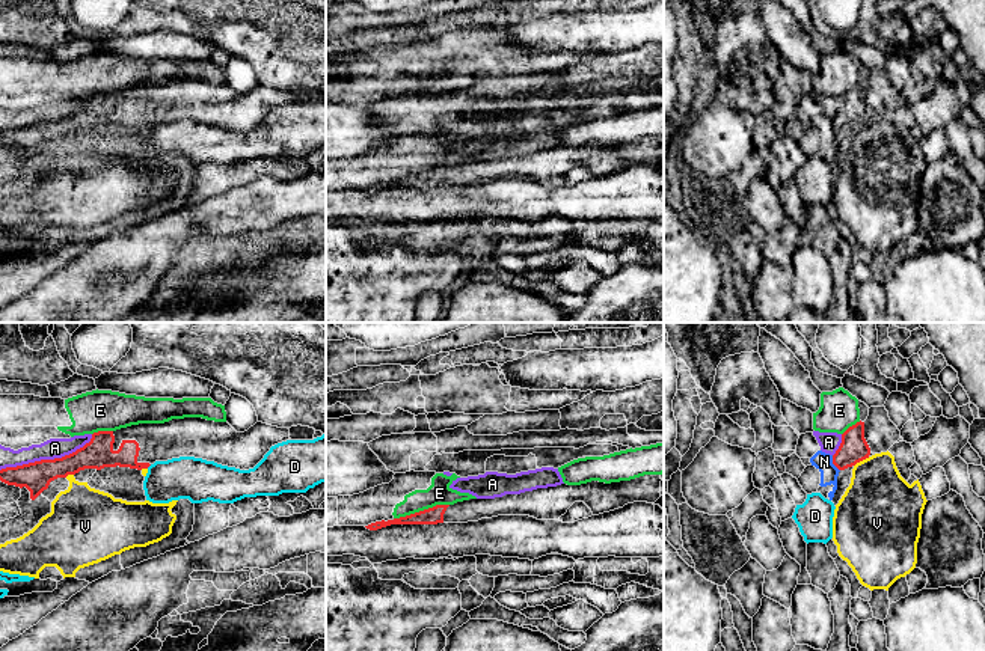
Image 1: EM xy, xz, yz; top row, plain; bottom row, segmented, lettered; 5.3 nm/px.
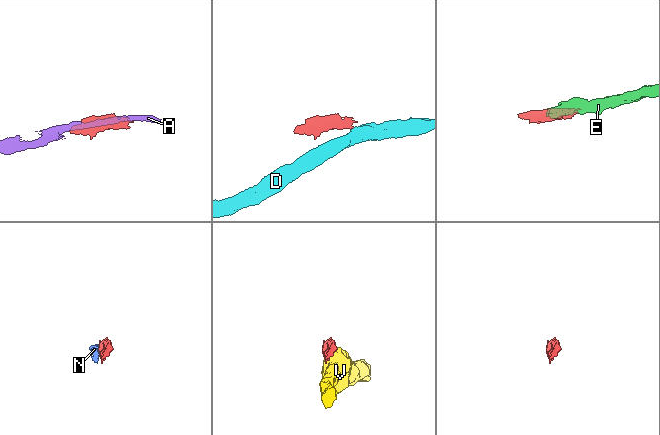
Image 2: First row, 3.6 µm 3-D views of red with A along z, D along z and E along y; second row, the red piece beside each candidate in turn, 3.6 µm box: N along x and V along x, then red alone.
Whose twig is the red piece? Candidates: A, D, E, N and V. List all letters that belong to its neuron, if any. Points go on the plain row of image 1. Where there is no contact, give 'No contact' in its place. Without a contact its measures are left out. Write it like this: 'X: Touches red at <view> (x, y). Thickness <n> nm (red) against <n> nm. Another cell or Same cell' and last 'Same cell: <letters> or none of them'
A: Touches red at xy (47, 122). Thickness 160 nm (red) against 110 nm. Another cell
D: Touches red at xy (148, 128). Thickness 130 nm (red) against 220 nm. Another cell
E: Touches red at xz (421, 174). Thickness 90 nm (red) against 130 nm. Another cell
N: Touches red at yz (833, 125). Thickness 150 nm (red) against 100 nm. Another cell
V: Touches red at yz (862, 122). Thickness 150 nm (red) against 380 nm. Another cell
Same cell: none of them

